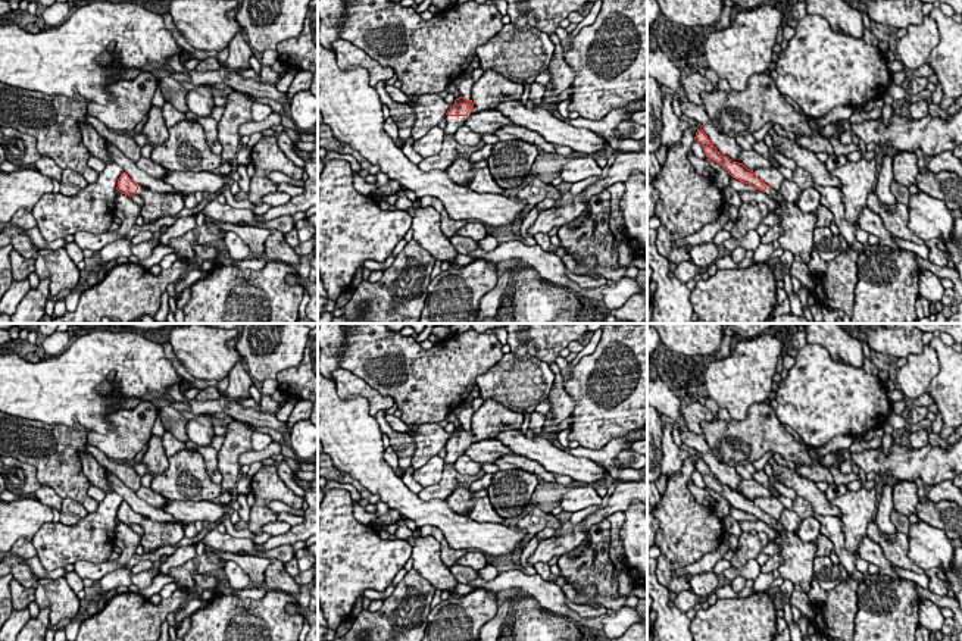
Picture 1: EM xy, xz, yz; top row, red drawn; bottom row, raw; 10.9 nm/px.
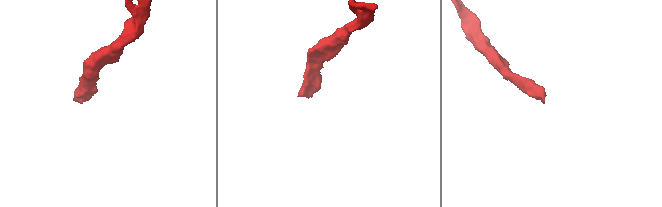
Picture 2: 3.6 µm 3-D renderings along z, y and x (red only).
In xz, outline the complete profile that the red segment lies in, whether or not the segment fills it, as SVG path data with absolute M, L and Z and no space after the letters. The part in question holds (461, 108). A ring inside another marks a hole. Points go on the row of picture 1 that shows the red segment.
M494 69L484 71L481 78L472 85L471 100L466 101L460 96L447 110L444 135L453 137L455 132L465 125L471 107L474 109L474 113L496 110L499 103L519 100L522 93L524 84L513 82Z

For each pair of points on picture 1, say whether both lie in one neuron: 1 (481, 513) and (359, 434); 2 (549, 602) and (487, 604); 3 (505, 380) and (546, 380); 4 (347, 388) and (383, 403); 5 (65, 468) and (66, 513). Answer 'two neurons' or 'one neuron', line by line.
1: two neurons
2: two neurons
3: one neuron
4: one neuron
5: two neurons

